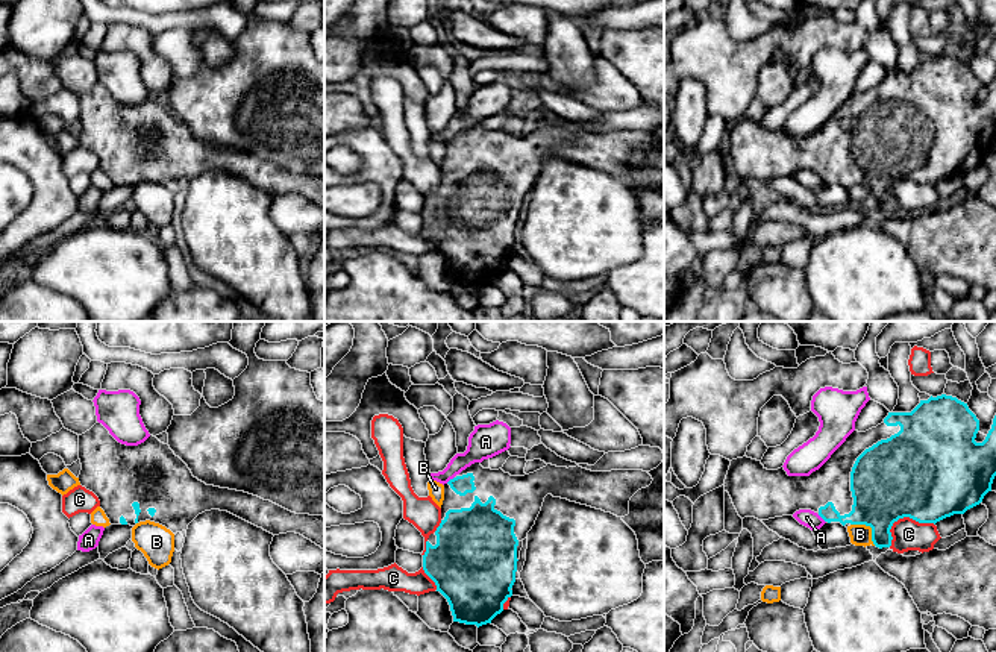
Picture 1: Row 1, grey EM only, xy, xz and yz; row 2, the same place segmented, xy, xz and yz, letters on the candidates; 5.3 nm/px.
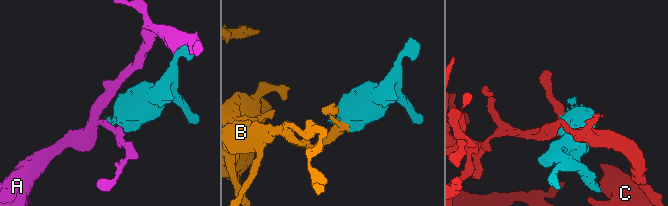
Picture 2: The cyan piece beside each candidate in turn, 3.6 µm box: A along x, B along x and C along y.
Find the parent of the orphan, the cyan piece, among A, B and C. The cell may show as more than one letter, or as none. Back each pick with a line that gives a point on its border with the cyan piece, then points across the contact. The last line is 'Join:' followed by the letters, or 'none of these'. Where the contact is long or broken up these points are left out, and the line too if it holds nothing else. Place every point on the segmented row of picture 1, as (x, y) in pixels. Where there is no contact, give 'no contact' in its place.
Join: none of these

